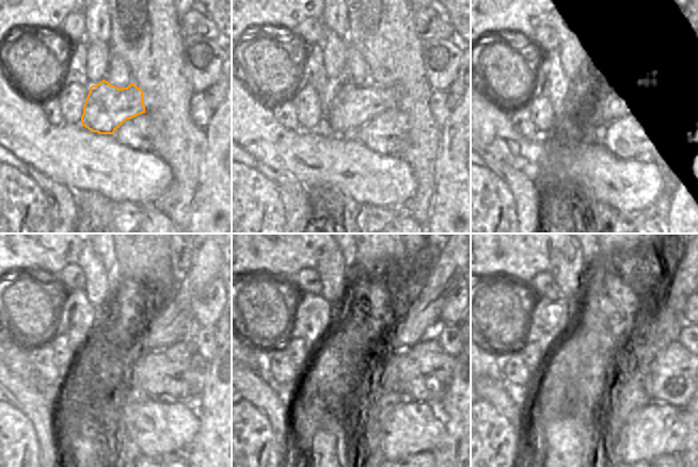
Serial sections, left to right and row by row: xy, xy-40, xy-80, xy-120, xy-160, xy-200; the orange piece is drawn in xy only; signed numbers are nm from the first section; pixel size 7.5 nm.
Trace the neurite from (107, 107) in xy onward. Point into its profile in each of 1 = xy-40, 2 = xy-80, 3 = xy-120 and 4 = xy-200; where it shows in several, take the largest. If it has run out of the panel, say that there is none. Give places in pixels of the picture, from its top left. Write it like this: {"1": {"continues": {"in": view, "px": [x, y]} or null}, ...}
{"1": {"continues": {"in": "xy-40", "px": [346, 107]}}, "2": {"continues": {"in": "xy-80", "px": [595, 107]}}, "3": {"continues": {"in": "xy-120", "px": [155, 332]}}, "4": {"continues": {"in": "xy-200", "px": [687, 271]}}}

